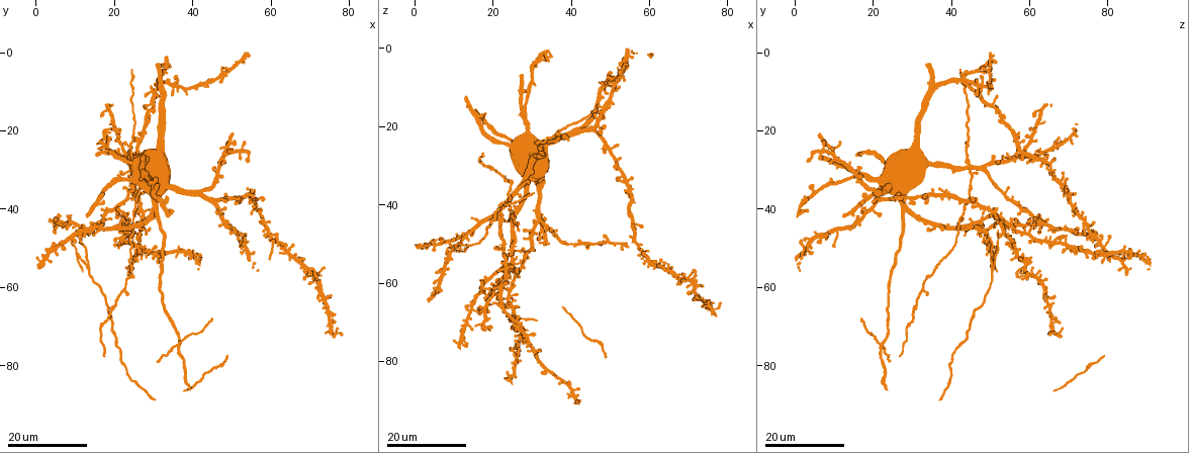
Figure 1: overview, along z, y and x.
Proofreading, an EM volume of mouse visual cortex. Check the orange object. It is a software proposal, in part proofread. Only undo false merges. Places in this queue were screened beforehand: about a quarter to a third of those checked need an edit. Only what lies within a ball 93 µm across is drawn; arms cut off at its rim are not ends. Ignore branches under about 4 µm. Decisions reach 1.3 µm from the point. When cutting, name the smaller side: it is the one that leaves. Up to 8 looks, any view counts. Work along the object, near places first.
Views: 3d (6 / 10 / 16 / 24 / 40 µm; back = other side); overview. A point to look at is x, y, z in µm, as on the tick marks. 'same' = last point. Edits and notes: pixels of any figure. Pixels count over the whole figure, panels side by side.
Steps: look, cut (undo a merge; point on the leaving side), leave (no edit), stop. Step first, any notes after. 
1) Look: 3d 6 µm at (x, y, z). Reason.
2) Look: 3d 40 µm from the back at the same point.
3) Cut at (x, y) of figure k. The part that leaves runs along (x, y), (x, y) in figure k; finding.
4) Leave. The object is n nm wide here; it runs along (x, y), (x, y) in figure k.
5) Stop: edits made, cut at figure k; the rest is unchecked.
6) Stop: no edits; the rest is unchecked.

Look: 3d 24 µm at (50.5, 46.0, 10.0). Four or more arms meet.

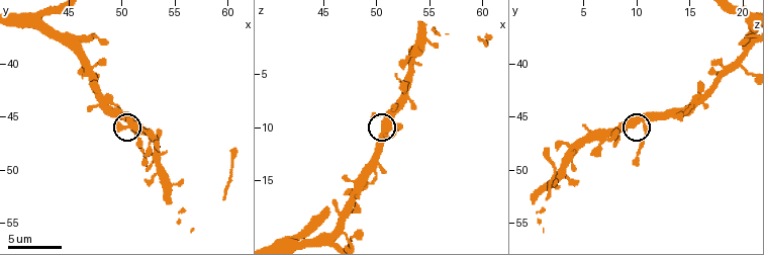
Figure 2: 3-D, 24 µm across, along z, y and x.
Look: 3d 6 µm at (50.8, 45.6, 10.6).

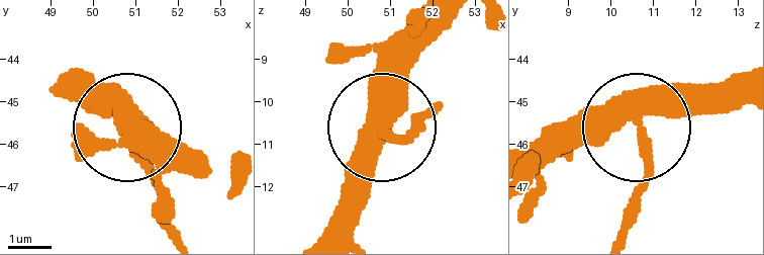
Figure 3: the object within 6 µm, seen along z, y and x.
Leave. The object is 350 nm wide here; it runs along (746, 79), (648, 114), (638, 137), (638, 220) in figure 3; continuous, no second neuron.

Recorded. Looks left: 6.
Look: 3d 16 µm at (36.0, 74.0, 22.0). Looks like a crossing.

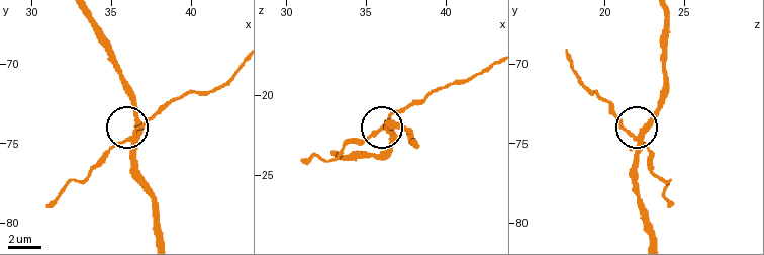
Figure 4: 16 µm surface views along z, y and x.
Look: 3d 10 µm at (36.3, 74.6, 21.8). Zoom in.

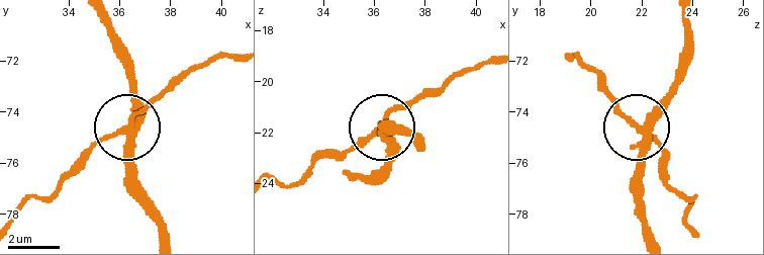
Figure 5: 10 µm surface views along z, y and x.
Cut at (401, 105) of figure 5. The side arm is 13 µm long; 4 arms meet here; a second neuron is stuck on.

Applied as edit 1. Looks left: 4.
Look: 3d 24 µm at (13.0, 55.5, 50.5). Three-way junction.

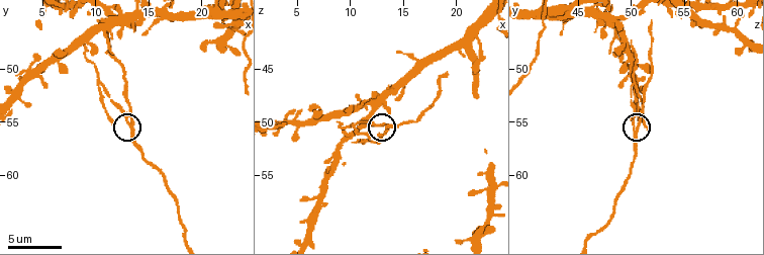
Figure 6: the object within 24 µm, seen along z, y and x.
Look: 3d 6 µm at (13.8, 55.2, 50.6).

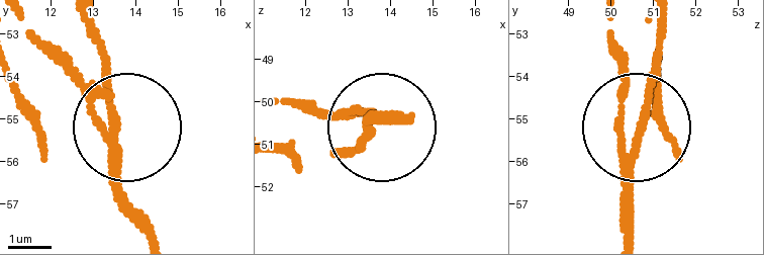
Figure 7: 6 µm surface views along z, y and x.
Look: 3d 6 µm from the back at (13.50, 55.25, 50.65). Other side.

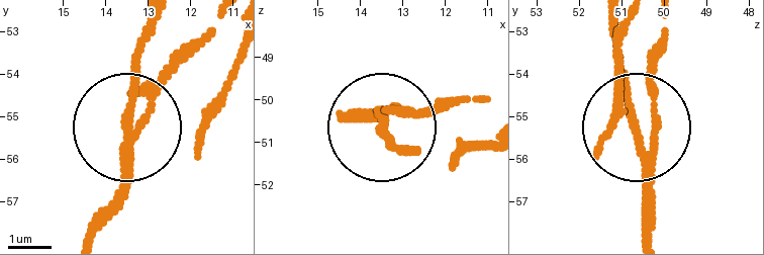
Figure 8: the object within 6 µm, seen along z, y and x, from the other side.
Cut at (392, 109) of figure 8. The object is 170 nm wide here; the part that leaves runs along (124, 147), (157, 85), (218, 20) in figure 8; two neurons meet here.

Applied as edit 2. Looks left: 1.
Stop: edits made, cut at figure 5, cut at figure 8; the rest is unchecked.

